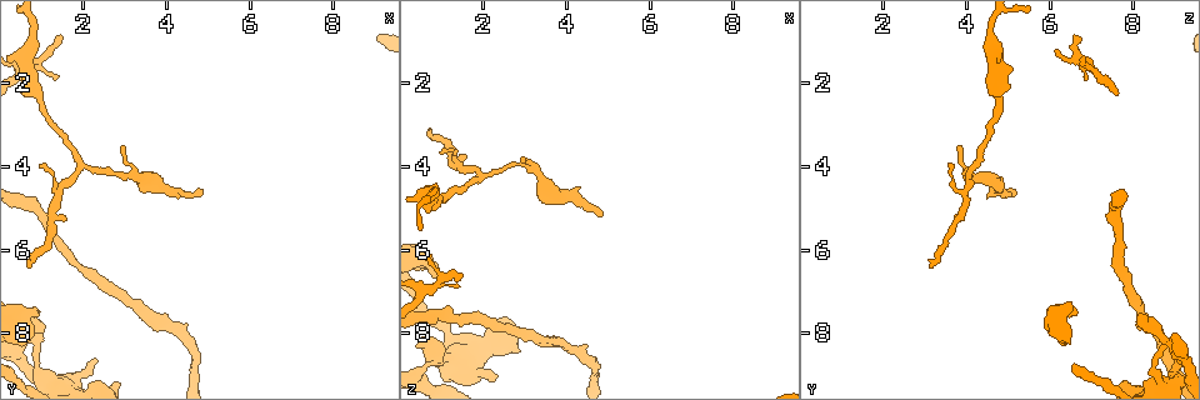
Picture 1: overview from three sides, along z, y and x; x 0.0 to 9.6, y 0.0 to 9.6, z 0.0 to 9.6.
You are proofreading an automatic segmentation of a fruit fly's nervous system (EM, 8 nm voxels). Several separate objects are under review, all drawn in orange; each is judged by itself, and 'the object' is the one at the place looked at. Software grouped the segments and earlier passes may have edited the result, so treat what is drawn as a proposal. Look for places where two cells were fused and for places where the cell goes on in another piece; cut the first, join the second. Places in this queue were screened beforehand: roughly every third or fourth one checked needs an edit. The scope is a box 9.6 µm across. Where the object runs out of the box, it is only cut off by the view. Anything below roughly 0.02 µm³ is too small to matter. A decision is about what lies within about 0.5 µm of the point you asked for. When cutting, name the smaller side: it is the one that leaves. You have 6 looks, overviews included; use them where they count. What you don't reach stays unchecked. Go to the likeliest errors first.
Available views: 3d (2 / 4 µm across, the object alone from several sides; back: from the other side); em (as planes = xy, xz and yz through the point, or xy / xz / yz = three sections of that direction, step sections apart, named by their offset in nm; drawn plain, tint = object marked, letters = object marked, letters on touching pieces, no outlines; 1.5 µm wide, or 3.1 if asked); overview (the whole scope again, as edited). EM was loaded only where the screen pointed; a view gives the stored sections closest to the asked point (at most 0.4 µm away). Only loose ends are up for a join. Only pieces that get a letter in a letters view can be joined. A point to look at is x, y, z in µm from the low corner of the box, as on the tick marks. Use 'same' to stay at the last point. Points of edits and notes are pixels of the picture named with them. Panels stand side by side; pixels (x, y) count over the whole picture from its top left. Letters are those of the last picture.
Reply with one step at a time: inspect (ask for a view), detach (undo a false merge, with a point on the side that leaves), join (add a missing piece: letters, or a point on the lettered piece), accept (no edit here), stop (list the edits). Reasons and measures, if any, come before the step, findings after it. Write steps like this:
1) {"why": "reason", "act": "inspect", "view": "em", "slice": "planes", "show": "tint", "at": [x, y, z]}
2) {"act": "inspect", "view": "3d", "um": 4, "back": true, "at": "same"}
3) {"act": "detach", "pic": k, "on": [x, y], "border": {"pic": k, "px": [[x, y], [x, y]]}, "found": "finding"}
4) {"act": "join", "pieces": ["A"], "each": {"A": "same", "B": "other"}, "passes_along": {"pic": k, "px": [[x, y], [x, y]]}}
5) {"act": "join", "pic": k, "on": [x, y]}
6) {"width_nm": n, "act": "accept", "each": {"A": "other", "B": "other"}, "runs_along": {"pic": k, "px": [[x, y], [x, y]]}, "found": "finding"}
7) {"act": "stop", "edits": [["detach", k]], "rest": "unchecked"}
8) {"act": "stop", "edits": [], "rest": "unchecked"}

{"act": "inspect", "view": "em", "slice": "planes", "show": "plain", "at": [4.85, 4.60, 5.20]}

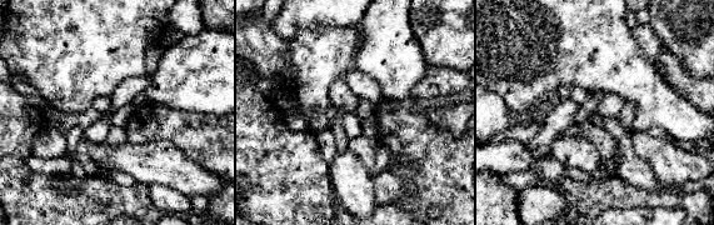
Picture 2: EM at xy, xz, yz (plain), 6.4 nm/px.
{"why": "see the neighbours", "act": "inspect", "view": "em", "slice": "planes", "show": "letters", "at": "same"}

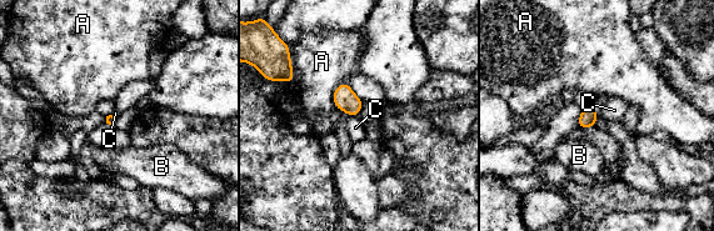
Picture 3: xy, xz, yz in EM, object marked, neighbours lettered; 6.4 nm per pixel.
{"act": "accept", "each": {"A": "other", "B": "other", "C": "other"}, "border": {"pic": 3, "px": [[350, 115], [358, 116]]}, "found": "no lettered piece goes on from it"}

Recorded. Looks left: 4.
{"why": "free end", "act": "inspect", "view": "em", "slice": "planes", "show": "letters", "at": [1.50, 0.90, 6.55]}

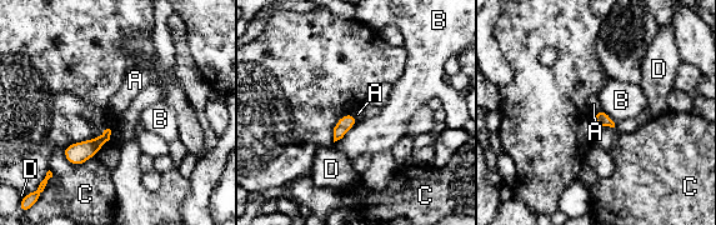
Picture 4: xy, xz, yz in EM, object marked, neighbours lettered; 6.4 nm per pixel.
{"act": "accept", "each": {"A": "other", "B": "other", "C": "other", "D": "other"}, "border": {"pic": 4, "px": [[600, 109], [594, 115]]}, "found": "none of them fits"}

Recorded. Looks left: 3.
{"act": "inspect", "view": "3d", "um": 4, "back": true, "at": [0.70, 8.10, 8.60]}

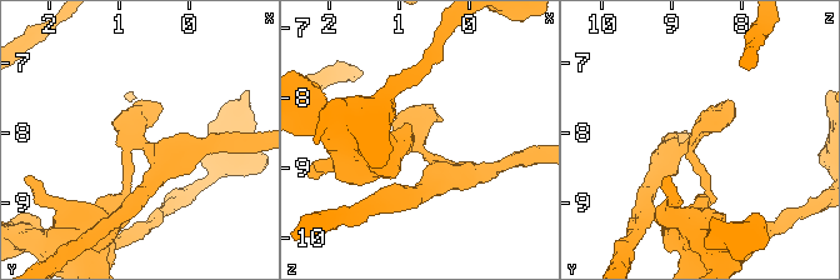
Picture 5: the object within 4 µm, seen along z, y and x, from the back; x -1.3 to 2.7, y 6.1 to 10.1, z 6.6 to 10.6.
{"why": "now the EM", "act": "inspect", "view": "em", "slice": "xy", "step": 8, "show": "tint", "at": [0.70, 8.05, 8.65]}

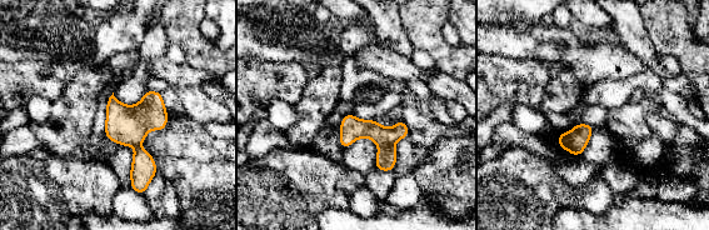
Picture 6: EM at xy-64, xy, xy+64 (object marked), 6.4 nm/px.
{"act": "inspect", "view": "em", "slice": "planes", "show": "letters", "at": "same"}

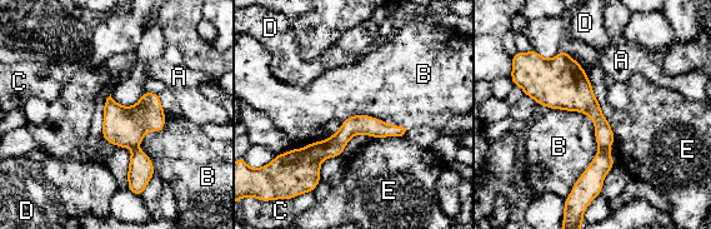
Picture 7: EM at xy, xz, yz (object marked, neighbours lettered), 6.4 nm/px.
{"width_nm": 120, "act": "detach", "pic": 7, "on": [604, 134], "each": {"A": "other", "B": "other", "C": "other", "D": "other", "E": "other"}, "found": "two cells meet here"}

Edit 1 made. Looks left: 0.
{"act": "stop", "edits": [["detach", 7]], "rest": "unchecked"}

